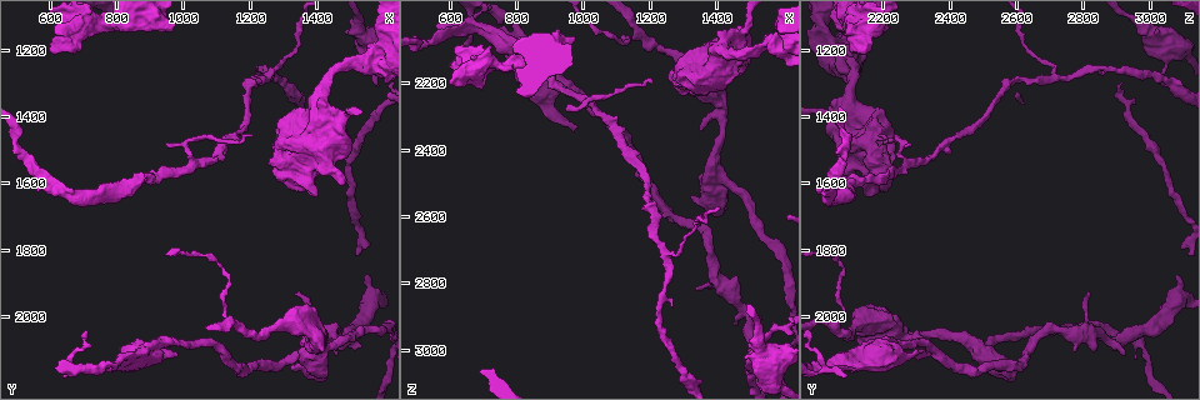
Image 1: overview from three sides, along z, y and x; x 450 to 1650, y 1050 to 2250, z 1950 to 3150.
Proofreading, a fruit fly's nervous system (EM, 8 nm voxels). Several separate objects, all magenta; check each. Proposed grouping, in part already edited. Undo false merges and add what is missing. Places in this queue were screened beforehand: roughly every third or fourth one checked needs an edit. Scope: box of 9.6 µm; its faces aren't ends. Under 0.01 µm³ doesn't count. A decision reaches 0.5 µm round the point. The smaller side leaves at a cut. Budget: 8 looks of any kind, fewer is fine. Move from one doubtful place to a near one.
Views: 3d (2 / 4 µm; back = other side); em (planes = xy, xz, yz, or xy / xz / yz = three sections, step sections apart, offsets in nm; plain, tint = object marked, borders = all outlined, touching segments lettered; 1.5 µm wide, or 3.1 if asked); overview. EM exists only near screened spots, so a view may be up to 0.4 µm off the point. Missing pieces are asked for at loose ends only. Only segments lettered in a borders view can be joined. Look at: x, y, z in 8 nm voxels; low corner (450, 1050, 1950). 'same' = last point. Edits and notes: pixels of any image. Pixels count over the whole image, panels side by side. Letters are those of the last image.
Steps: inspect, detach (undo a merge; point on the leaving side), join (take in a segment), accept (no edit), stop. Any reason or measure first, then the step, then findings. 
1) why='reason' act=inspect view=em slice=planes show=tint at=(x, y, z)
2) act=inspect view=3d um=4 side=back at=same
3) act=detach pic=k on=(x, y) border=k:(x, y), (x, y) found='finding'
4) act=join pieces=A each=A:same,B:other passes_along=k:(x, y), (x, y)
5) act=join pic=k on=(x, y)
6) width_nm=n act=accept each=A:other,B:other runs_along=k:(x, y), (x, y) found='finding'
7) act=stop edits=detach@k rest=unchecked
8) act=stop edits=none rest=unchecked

why='side arm on a straight run' act=inspect view=3d um=2 at=(1240, 1280, 2710)

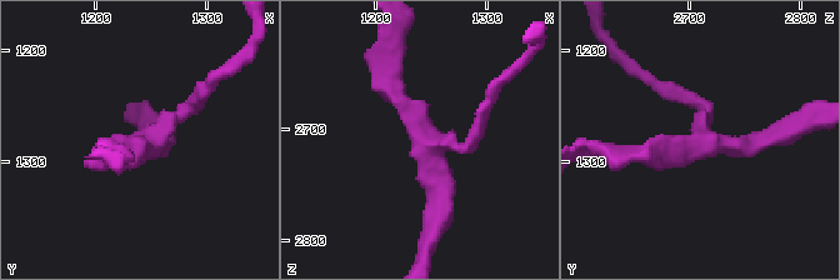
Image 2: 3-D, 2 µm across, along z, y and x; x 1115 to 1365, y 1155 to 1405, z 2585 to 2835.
arms=3 act=inspect view=em slice=planes show=plain at=(1246, 1288, 2708)

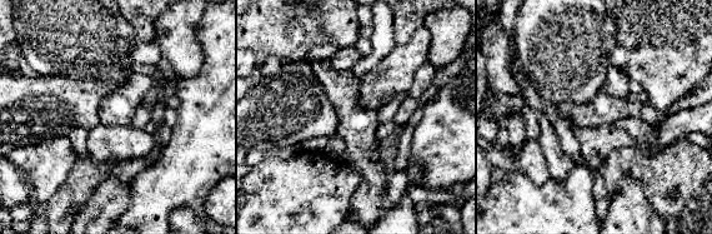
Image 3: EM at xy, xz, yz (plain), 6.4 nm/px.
act=inspect view=em slice=planes show=borders at=same

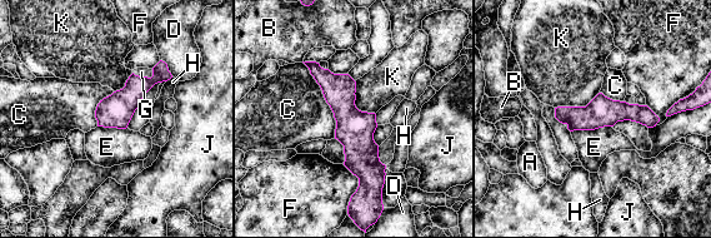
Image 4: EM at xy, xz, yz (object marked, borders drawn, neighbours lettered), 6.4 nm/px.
width_nm=190 act=accept each=A:other,B:other,C:other,D:other,E:other,F:other,G:other,H:other,J:other,K:other border=4:(611, 125), (571, 132) found='all the same neuron'

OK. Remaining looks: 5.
why='two arms in line, one across' act=inspect view=em slice=yz step=4 show=tint at=(1020, 1560, 2270)

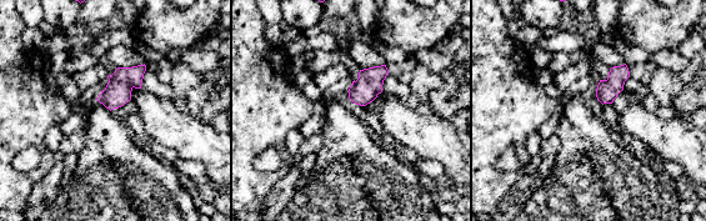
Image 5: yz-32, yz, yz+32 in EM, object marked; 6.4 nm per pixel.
act=inspect view=em slice=yz step=4 show=borders at=same

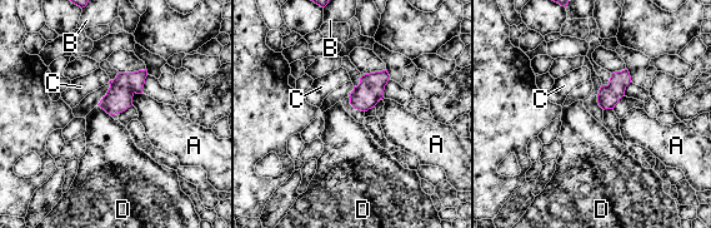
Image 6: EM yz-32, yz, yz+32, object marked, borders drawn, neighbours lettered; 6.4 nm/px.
act=accept each=A:other,B:other,C:other,D:other border=6:(143, 93), (135, 93), (131, 104) found='one neuron here'

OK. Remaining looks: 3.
why='thick end' act=inspect view=3d um=4 at=(980, 1120, 2070)

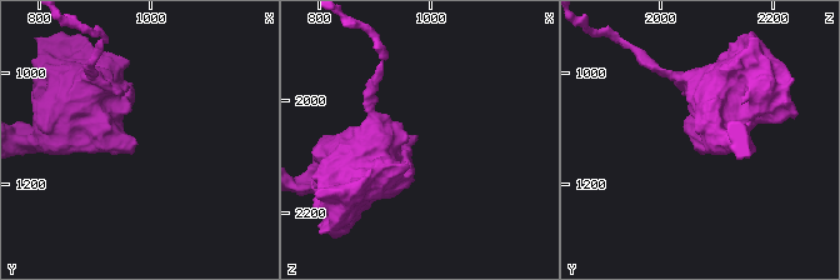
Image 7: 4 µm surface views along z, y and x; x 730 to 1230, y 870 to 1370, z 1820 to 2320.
why='need the tissue' act=inspect view=em slice=planes show=borders at=(975, 1130, 2065)

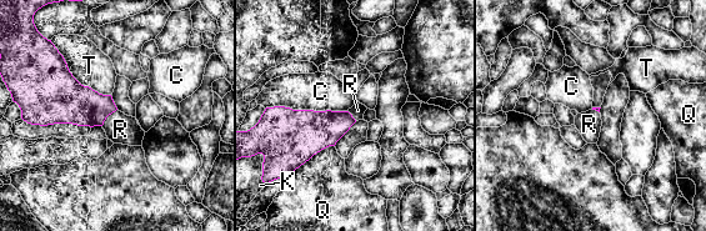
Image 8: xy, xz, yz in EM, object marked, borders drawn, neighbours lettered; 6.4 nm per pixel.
act=join pieces=R each=C:other,K:other,Q:other,R:same,T:other found='the neuron continues'

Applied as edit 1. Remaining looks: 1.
act=stop edits=join@8 rest=unchecked

